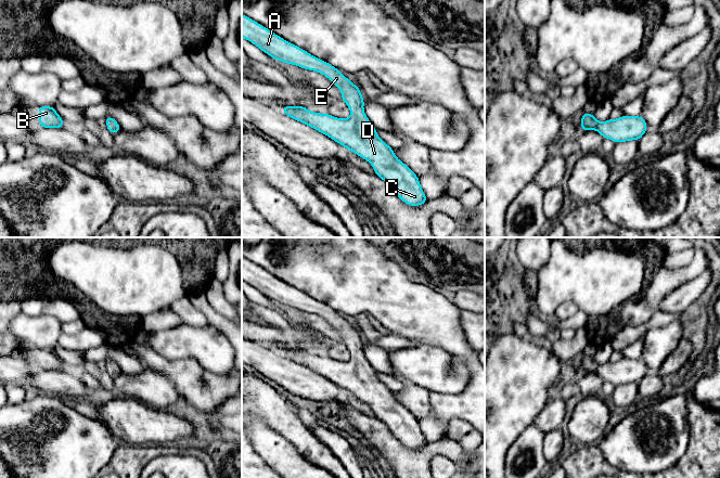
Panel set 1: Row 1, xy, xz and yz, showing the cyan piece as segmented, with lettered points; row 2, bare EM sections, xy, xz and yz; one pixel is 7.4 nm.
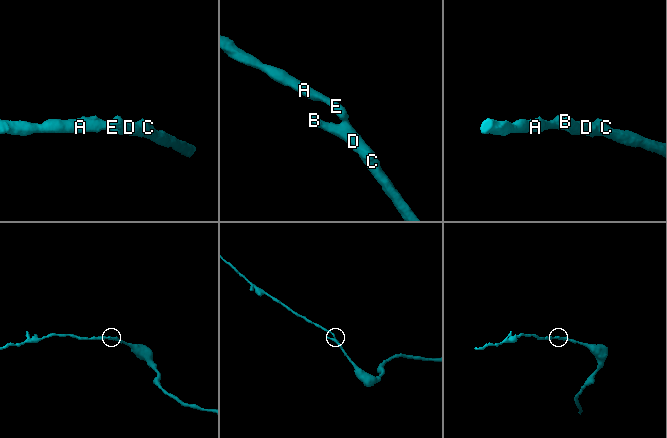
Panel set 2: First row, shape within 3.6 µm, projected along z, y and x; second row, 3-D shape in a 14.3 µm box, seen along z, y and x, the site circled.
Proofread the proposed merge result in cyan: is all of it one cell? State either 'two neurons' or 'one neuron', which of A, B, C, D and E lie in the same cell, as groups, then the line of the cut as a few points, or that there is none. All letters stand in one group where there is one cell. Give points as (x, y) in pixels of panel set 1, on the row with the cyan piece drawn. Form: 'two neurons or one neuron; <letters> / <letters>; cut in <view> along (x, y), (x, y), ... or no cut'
one neuron; A B C D E; no cut

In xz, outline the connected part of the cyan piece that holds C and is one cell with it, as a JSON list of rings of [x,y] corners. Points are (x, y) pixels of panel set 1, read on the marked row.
[[[242,14],[242,38],[277,61],[324,75],[340,89],[342,101],[351,111],[349,118],[342,119],[327,113],[313,113],[305,106],[286,105],[281,108],[284,114],[327,135],[368,160],[375,175],[407,205],[421,206],[428,201],[419,177],[399,160],[394,150],[376,134],[375,127],[364,114],[365,101],[359,87],[346,78],[339,69],[284,40],[244,14]]]

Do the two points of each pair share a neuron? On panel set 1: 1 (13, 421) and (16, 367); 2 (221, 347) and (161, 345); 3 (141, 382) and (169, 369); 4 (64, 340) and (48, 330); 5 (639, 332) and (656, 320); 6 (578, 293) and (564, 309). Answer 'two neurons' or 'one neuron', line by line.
1: two neurons
2: one neuron
3: two neurons
4: two neurons
5: one neuron
6: two neurons

